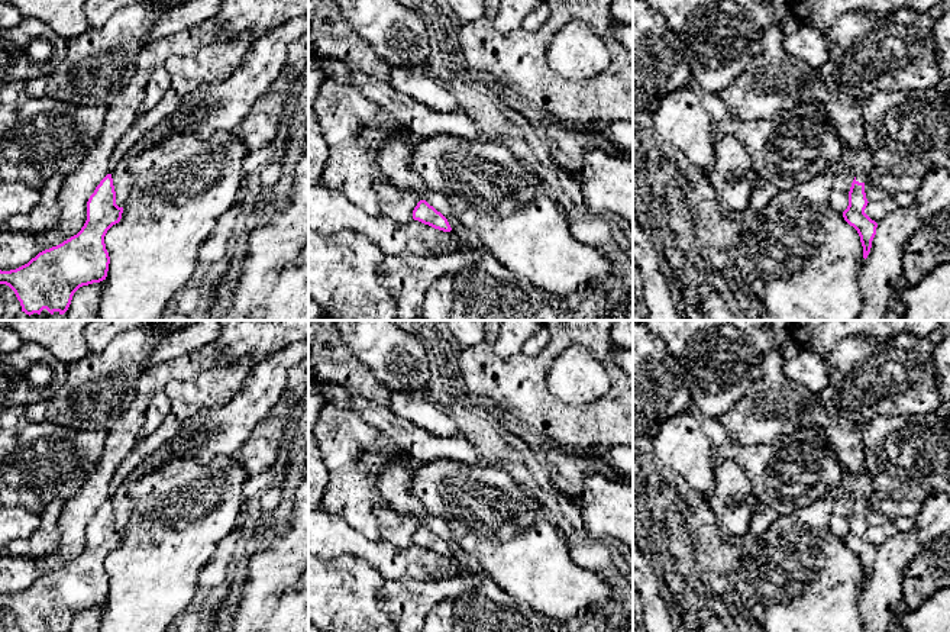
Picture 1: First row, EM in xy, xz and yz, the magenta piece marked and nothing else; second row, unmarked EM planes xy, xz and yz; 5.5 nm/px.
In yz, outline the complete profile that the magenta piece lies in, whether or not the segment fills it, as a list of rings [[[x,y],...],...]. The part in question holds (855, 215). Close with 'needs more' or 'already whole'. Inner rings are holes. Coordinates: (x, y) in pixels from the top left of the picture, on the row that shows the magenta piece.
[[[844,148],[840,161],[850,165],[854,171],[854,180],[849,191],[849,206],[843,212],[843,217],[857,230],[863,246],[863,258],[866,259],[878,228],[878,223],[865,213],[869,203],[865,193],[865,183],[873,170],[872,158],[867,149],[857,152]]]; needs more

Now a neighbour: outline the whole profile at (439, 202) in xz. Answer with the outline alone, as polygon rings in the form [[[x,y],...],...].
[[[430,193],[426,201],[447,219],[452,228],[452,232],[458,235],[463,241],[465,245],[472,246],[472,242],[475,238],[453,216],[452,207],[443,194]]]

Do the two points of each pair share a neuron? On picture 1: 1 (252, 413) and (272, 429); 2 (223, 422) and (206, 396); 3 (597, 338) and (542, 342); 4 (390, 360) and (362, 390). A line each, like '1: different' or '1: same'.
1: different
2: different
3: different
4: different

